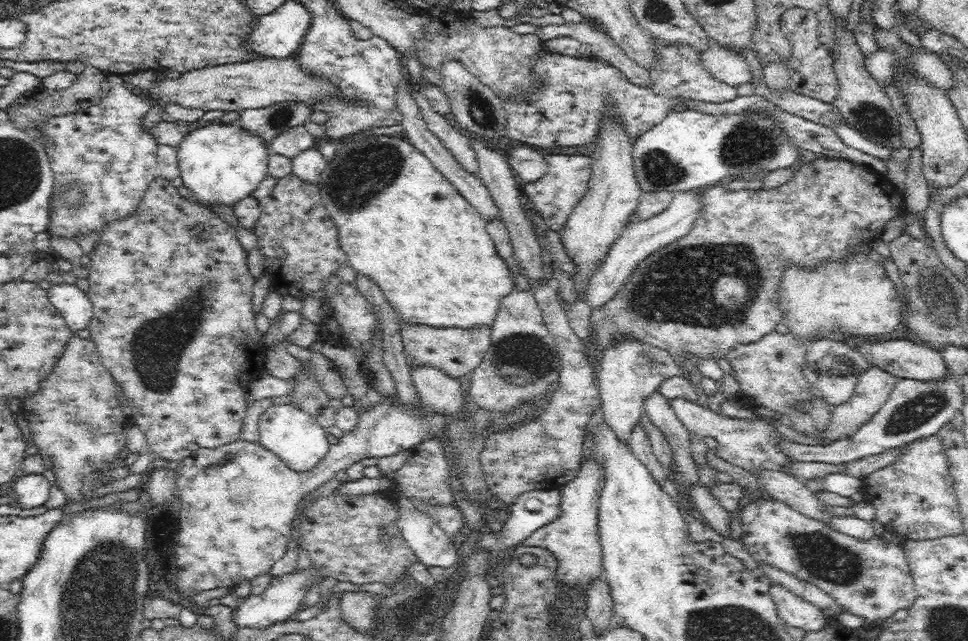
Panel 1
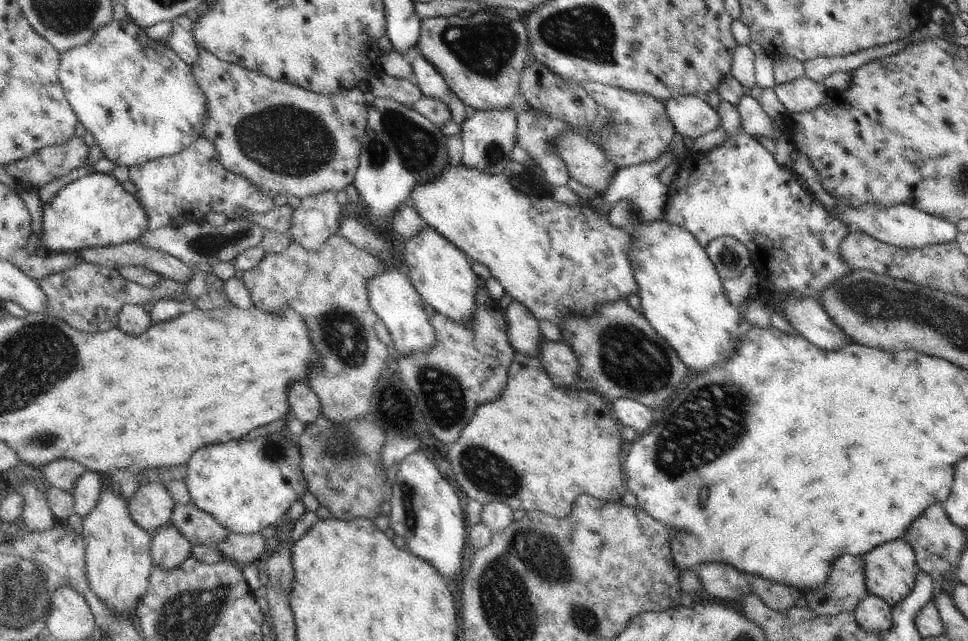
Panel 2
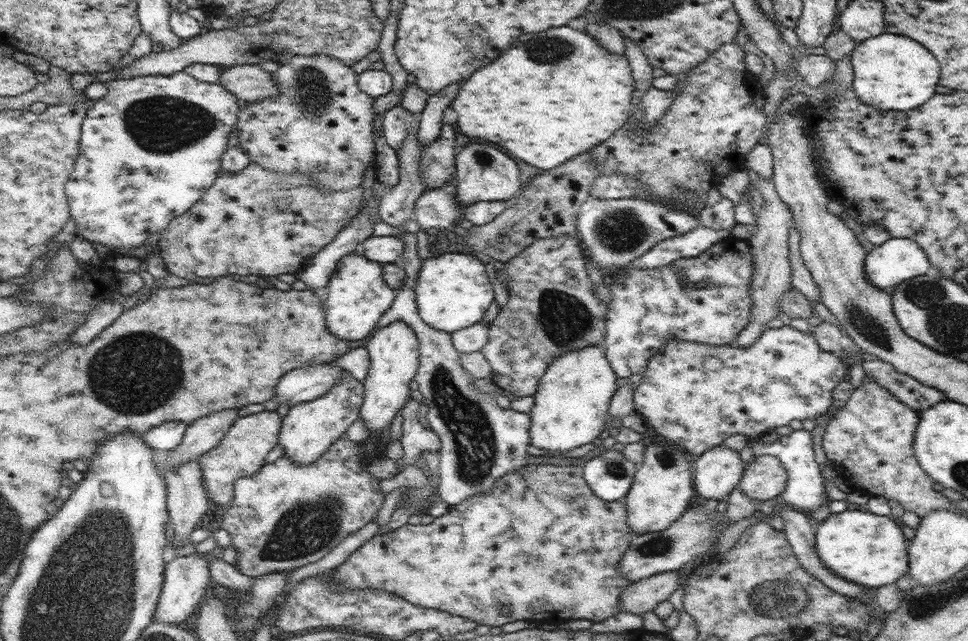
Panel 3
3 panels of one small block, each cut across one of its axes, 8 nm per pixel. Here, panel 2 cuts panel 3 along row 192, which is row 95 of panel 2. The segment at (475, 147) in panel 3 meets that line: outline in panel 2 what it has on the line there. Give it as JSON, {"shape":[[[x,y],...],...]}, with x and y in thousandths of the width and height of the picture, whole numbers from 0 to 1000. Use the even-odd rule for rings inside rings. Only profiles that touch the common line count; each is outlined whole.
{"shape":[[[492,16],[487,23],[442,27],[433,33],[430,78],[458,119],[463,137],[491,170],[522,170],[529,167],[531,150],[536,145],[536,125],[548,94],[546,53],[541,25],[536,31],[524,31],[501,17]]]}

